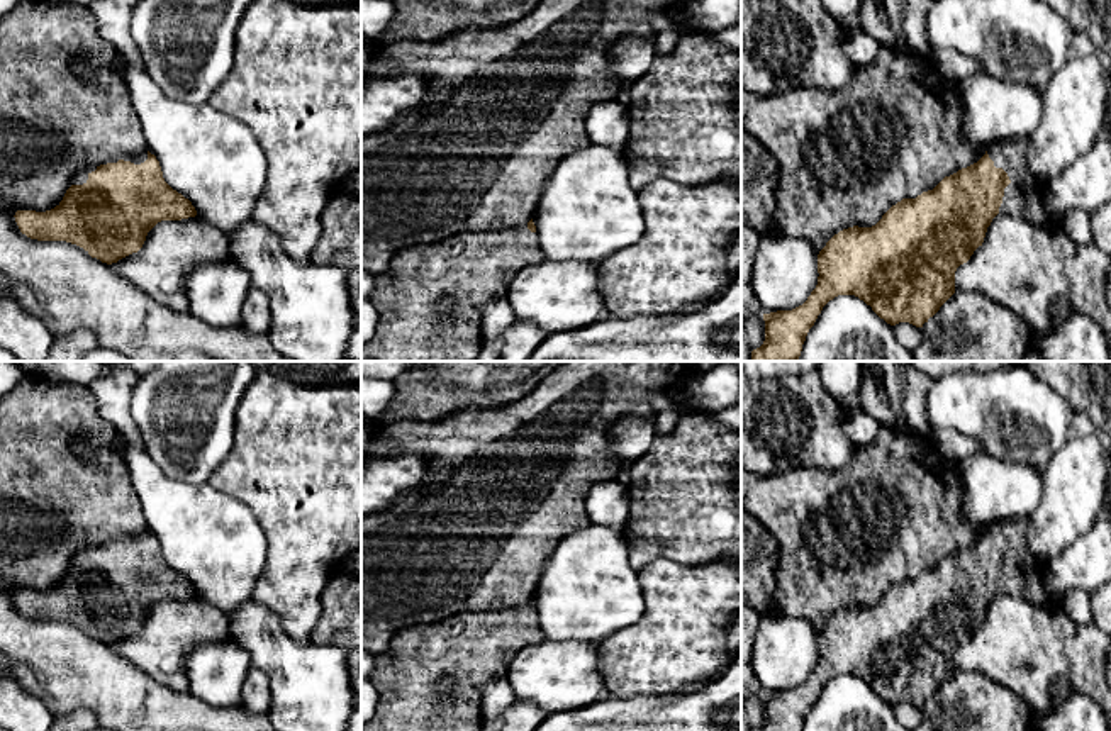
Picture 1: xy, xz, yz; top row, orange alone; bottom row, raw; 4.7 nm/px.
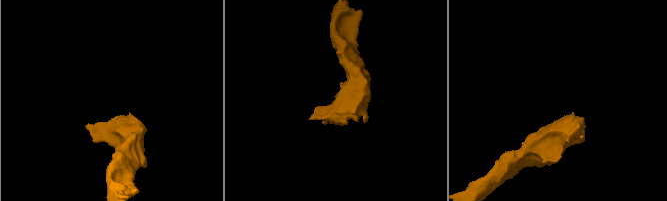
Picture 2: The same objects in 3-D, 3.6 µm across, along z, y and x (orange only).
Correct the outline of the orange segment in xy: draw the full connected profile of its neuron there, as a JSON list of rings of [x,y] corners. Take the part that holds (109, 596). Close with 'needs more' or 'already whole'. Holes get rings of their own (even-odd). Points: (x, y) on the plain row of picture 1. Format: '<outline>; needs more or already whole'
[[[148,531],[92,546],[73,558],[54,589],[17,590],[14,597],[31,619],[66,621],[112,645],[137,633],[158,602],[195,595],[192,582],[165,561],[159,541]]]; needs more

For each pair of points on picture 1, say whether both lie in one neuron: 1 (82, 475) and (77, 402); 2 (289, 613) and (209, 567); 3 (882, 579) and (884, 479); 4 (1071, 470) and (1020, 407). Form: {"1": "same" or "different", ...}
{"1": "same", "2": "different", "3": "same", "4": "different"}

